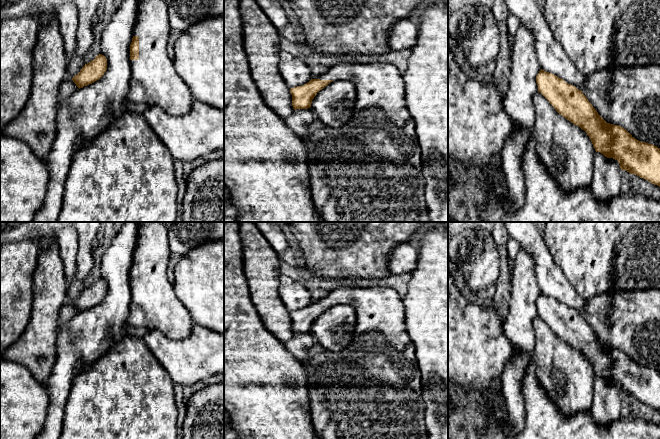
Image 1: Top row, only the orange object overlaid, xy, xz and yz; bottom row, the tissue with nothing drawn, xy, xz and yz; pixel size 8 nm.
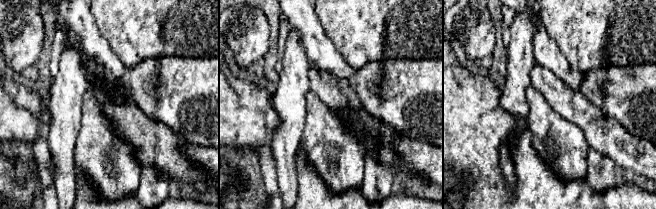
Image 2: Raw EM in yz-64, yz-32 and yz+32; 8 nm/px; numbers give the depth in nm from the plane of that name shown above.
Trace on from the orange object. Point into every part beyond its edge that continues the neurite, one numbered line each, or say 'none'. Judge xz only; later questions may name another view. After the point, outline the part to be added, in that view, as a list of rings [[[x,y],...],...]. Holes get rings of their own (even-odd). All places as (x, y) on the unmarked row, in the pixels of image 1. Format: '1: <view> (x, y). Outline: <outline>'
1: xz (372, 389). Outline: [[[376,286],[368,288],[359,287],[339,287],[329,292],[329,294],[316,303],[337,304],[346,303],[350,305],[356,313],[356,328],[351,344],[340,352],[332,352],[315,342],[307,351],[308,357],[302,361],[305,369],[308,394],[310,399],[310,414],[313,428],[319,439],[428,439],[424,422],[424,408],[422,398],[421,373],[415,354],[415,346],[405,329],[405,309],[403,298],[393,288]]]

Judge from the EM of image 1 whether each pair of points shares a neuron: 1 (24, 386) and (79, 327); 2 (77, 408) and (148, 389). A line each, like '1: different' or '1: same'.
1: different
2: same

